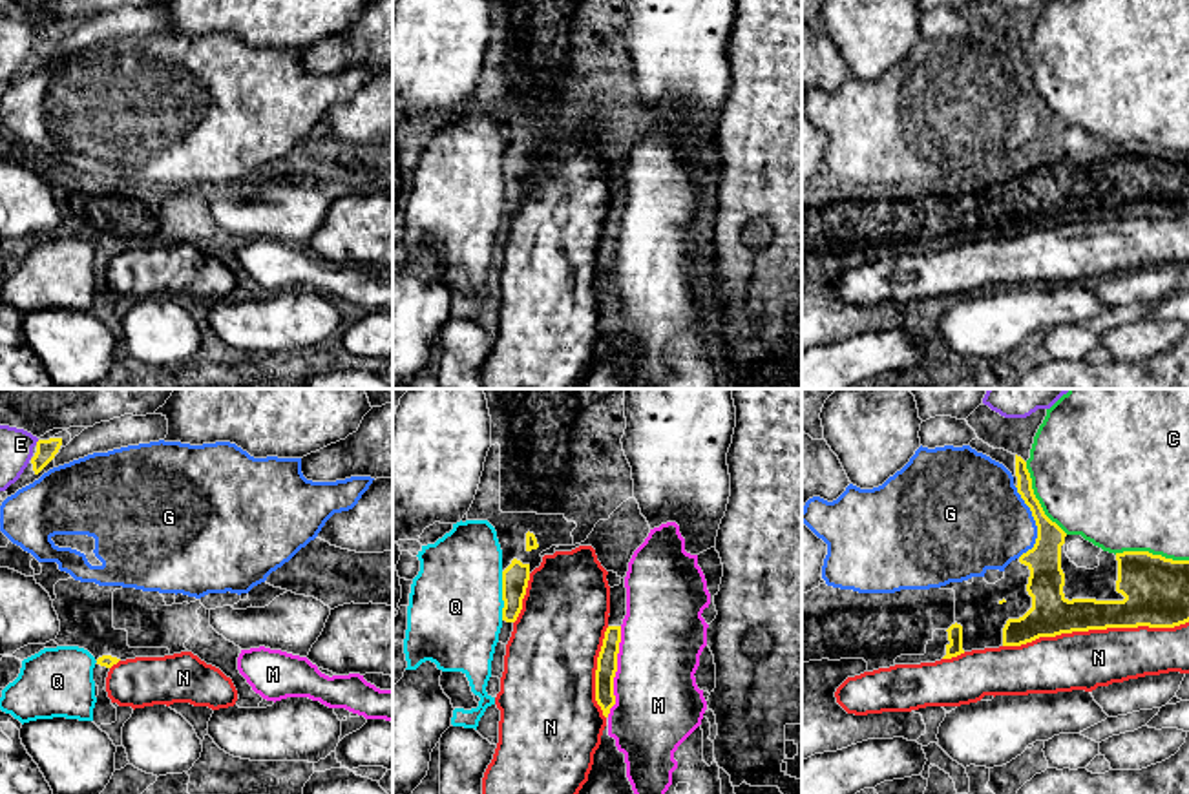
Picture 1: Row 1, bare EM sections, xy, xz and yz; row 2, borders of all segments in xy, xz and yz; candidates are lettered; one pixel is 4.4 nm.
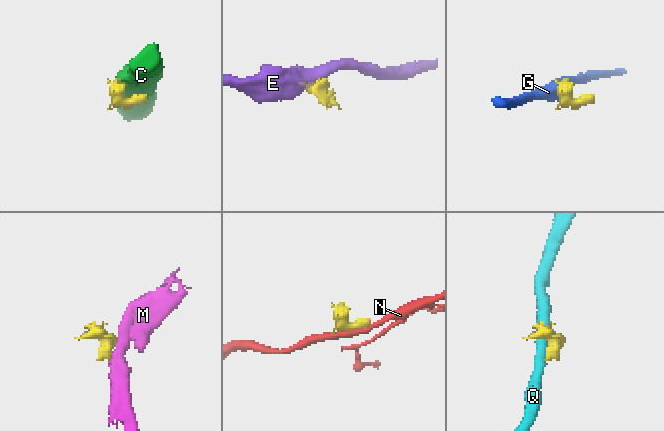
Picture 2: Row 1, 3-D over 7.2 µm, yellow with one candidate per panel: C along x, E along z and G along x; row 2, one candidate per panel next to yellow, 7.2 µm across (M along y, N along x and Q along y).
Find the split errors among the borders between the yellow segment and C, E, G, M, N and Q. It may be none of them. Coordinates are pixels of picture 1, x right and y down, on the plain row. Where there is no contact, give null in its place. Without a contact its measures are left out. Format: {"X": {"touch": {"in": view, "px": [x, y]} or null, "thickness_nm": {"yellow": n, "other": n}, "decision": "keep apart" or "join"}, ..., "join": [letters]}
{"C": {"touch": {"in": "yz", "px": [1036, 90]}, "thickness_nm": {"yellow": 130, "other": 480}, "decision": "keep apart"}, "E": {"touch": {"in": "xy", "px": [37, 33]}, "thickness_nm": {"yellow": 90, "other": 140}, "decision": "keep apart"}, "G": {"touch": {"in": "yz", "px": [1036, 114]}, "thickness_nm": {"yellow": 150, "other": 420}, "decision": "keep apart"}, "M": {"touch": {"in": "xz", "px": [616, 261]}, "thickness_nm": {"yellow": 100, "other": 380}, "decision": "keep apart"}, "N": {"touch": {"in": "yz", "px": [1094, 219]}, "thickness_nm": {"yellow": 190, "other": 260}, "decision": "keep apart"}, "Q": {"touch": {"in": "xz", "px": [503, 187]}, "thickness_nm": {"yellow": 120, "other": 420}, "decision": "keep apart"}, "join": []}

